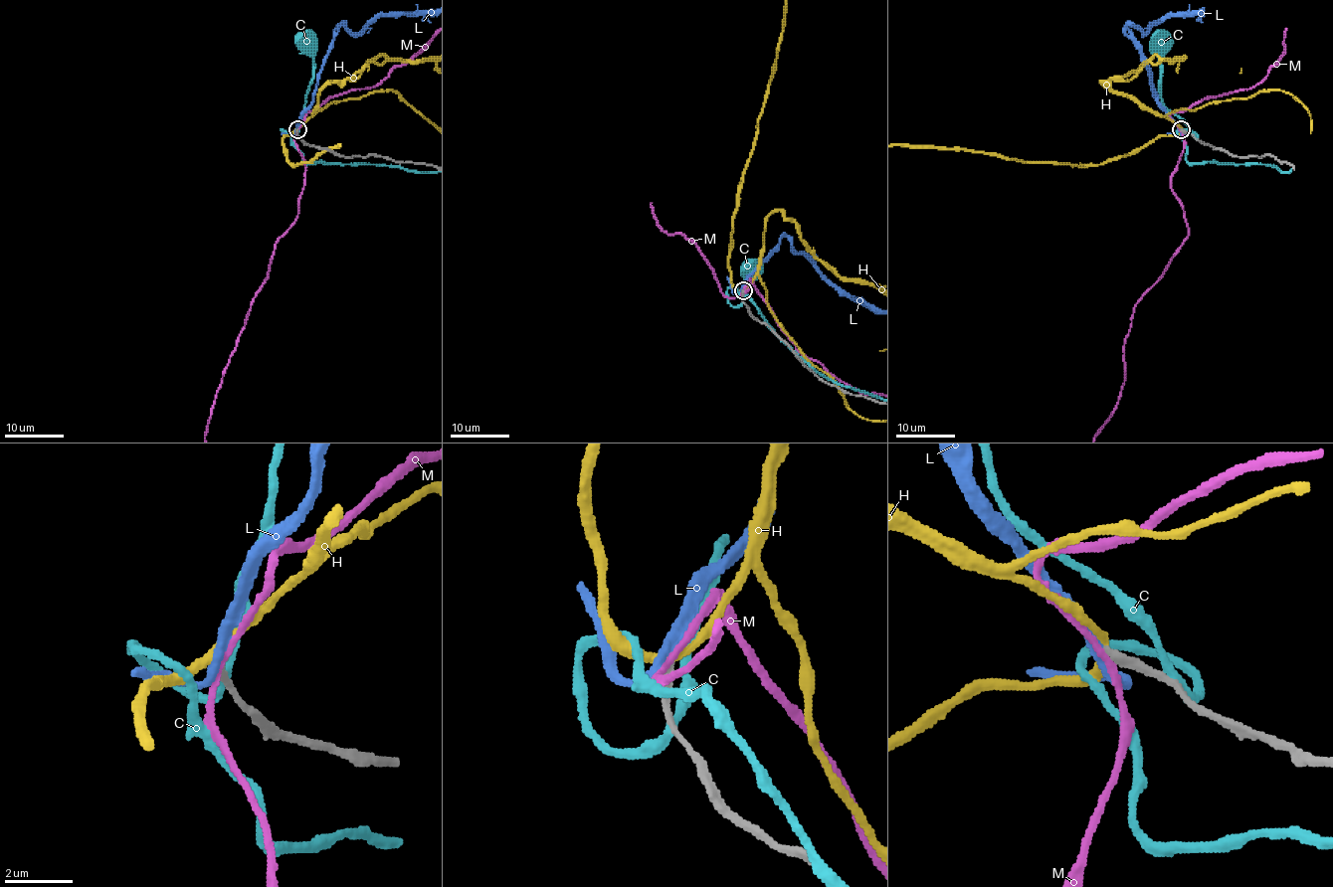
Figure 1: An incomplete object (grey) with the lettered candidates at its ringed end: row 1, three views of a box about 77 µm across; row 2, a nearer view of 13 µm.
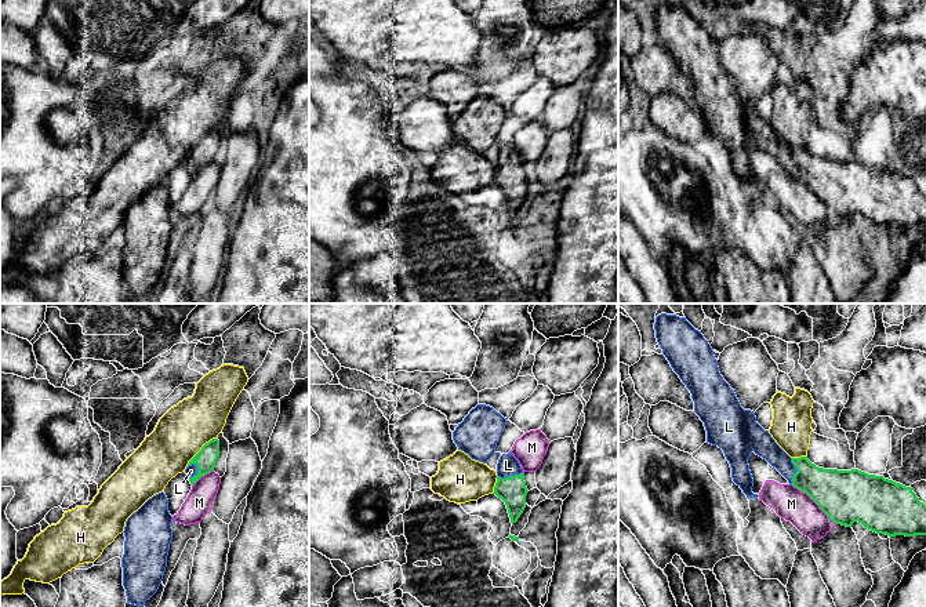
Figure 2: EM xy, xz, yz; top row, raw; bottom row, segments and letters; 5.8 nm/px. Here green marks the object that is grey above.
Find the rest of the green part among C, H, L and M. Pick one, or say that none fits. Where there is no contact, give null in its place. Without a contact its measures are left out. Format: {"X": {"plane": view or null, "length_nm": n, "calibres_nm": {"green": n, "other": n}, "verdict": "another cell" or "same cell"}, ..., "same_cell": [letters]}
{"C": {"plane": null, "verdict": "another cell"}, "H": {"plane": "xy", "length_nm": 240, "calibres_nm": {"green": 120, "other": 300}, "verdict": "another cell"}, "L": {"plane": "xy", "length_nm": 110, "calibres_nm": {"green": 120, "other": 70}, "verdict": "same cell"}, "M": {"plane": "yz", "length_nm": 360, "calibres_nm": {"green": 300, "other": 190}, "verdict": "another cell"}, "same_cell": ["L"]}

